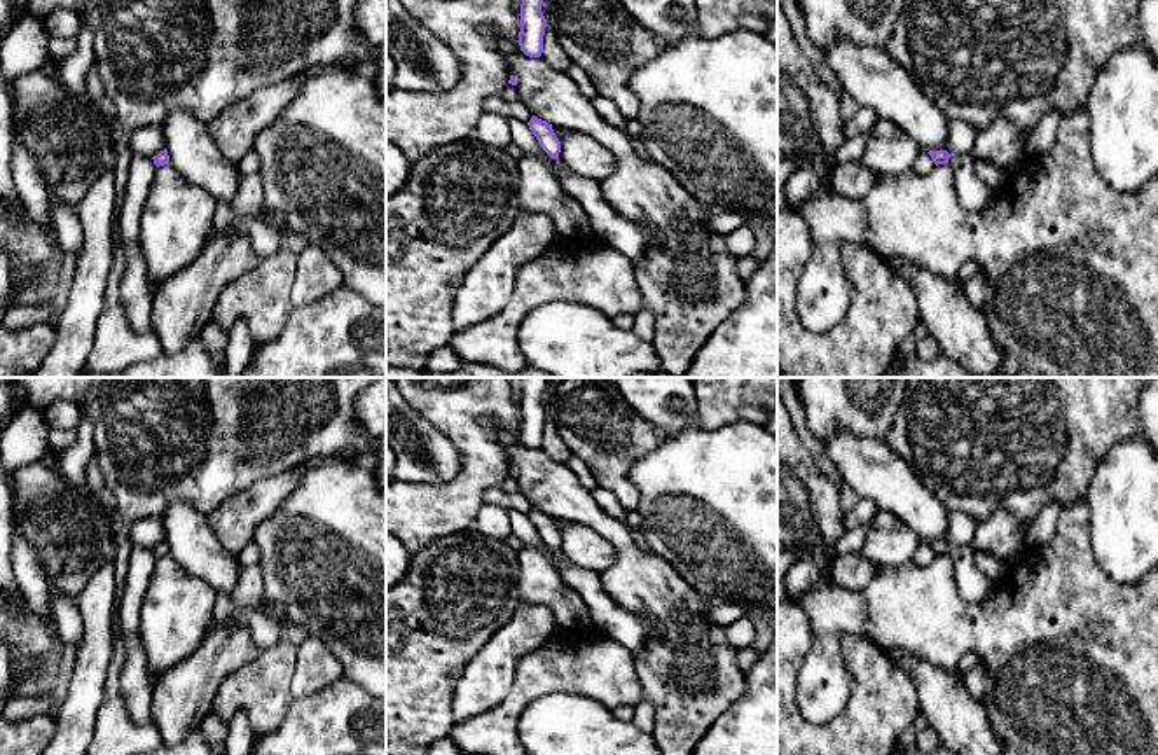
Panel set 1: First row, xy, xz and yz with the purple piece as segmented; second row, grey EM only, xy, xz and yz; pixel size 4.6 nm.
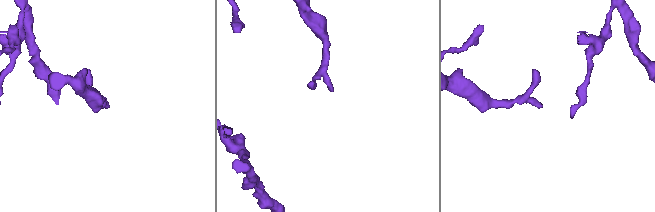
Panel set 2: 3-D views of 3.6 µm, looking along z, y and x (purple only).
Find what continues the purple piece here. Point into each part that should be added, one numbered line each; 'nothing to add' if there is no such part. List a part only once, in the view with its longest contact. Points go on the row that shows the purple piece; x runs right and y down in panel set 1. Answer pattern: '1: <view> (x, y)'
1: yz (973, 194)

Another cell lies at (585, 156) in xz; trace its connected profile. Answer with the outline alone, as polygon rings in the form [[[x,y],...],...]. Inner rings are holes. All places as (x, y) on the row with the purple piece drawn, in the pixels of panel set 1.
[[[568,131],[561,140],[561,161],[576,175],[604,182],[615,170],[615,156],[596,138]]]

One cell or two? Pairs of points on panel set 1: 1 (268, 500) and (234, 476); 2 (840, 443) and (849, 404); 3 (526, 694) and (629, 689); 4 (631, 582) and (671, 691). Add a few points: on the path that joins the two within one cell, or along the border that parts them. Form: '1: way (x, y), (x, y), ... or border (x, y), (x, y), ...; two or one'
1: border (285, 469), (254, 481), (213, 509); two
2: border (882, 439), (832, 432), (821, 443); two
3: way (552, 678), (603, 678); one
4: way (657, 609), (671, 623), (671, 664); one

